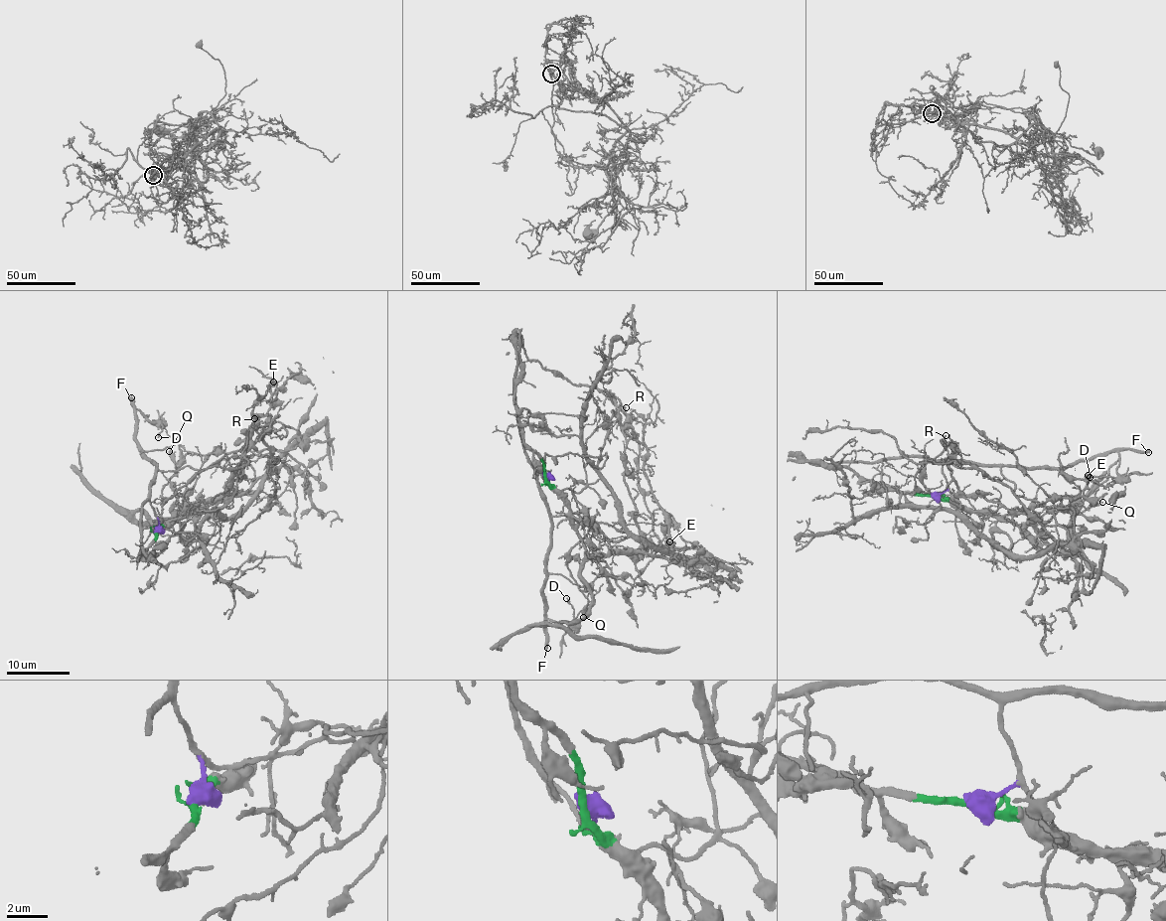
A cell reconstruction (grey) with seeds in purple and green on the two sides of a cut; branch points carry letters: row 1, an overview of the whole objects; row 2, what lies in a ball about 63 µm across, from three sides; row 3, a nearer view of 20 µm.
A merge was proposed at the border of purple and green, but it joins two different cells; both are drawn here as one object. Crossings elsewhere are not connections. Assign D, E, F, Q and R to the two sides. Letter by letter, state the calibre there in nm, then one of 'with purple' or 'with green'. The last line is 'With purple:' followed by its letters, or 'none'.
D: calibre 170 nm; with purple
E: calibre 600 nm; with green
F: calibre 440 nm; with purple
Q: calibre 110 nm; with green
R: calibre 160 nm; with green
With purple: D, F

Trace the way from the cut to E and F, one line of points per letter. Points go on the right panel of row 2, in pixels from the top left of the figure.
E: (933, 495), (972, 510), (991, 511), (1022, 528), (1031, 538), (1061, 507), (1061, 499), (1080, 494), (1087, 475)
F: (933, 495), (946, 489), (943, 466), (952, 462), (1054, 468), (1120, 450), (1136, 449), (1149, 453)

